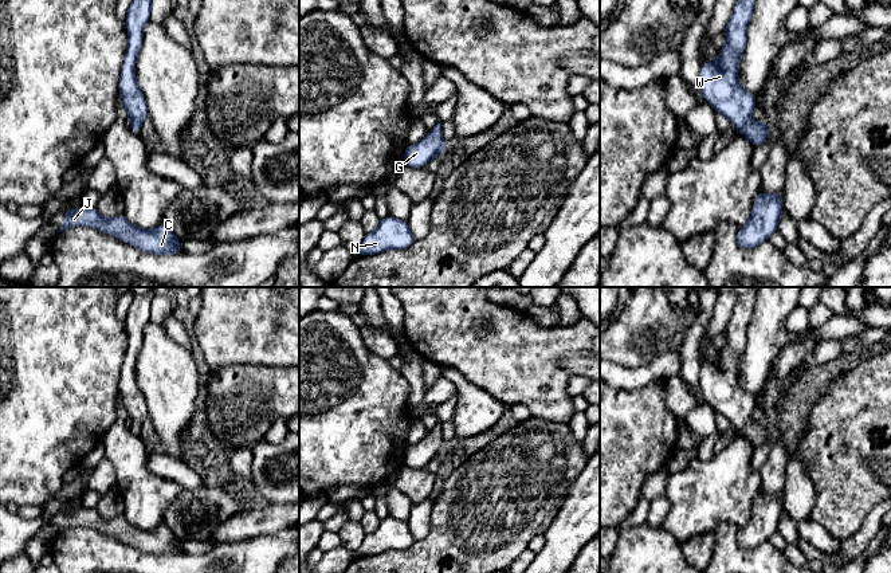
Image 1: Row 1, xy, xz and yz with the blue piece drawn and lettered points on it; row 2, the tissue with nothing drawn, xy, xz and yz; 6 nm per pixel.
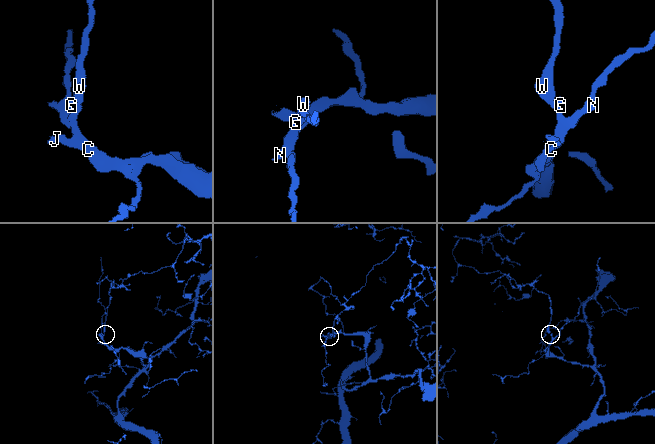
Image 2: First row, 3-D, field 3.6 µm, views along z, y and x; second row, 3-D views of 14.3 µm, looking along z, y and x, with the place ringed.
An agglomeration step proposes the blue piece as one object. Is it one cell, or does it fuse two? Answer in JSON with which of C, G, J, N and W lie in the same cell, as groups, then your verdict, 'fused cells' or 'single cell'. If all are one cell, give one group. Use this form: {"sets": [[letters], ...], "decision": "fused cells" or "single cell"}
{"sets": [["C", "G", "J", "N", "W"]], "decision": "single cell"}

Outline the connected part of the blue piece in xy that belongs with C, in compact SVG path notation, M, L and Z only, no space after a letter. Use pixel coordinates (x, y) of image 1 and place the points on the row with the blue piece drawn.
M82 207L62 212L64 213L63 227L56 232L71 227L93 227L107 235L114 235L144 252L153 255L184 254L180 248L180 239L165 223L153 229L142 229L133 225L123 213L113 219L105 219L98 213L97 207Z

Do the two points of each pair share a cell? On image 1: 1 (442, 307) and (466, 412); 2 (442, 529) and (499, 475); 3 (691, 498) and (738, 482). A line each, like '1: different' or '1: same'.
1: different
2: same
3: same

